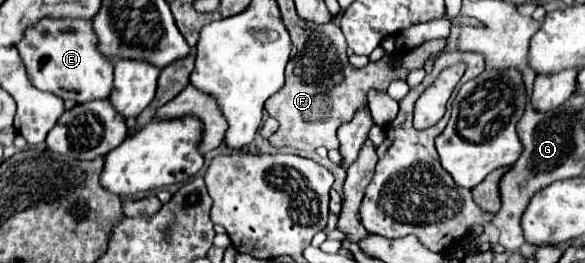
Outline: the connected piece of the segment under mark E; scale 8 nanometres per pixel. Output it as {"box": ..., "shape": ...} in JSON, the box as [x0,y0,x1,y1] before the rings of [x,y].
{"box":[16,18,114,104],"shape":[[[42,18],[38,24],[26,28],[16,48],[30,82],[38,90],[52,92],[62,100],[74,100],[80,104],[110,96],[114,62],[110,56],[102,56],[102,52],[98,52],[98,36],[90,20]]]}

